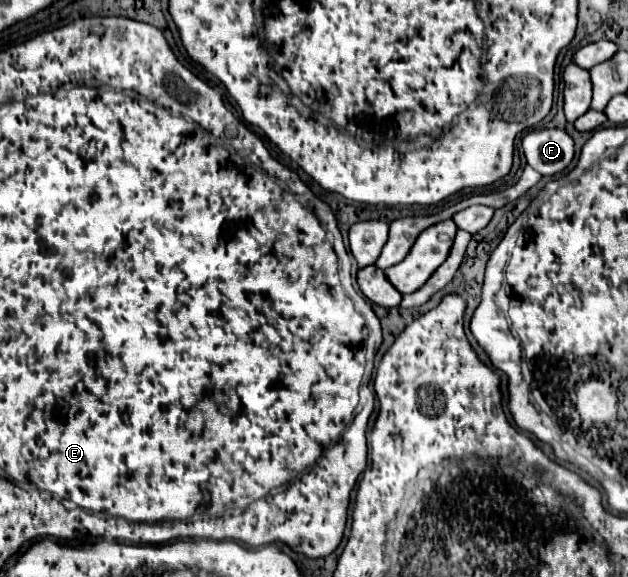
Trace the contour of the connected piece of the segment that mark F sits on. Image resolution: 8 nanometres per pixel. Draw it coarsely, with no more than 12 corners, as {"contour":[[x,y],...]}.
{"contour":[[560,128],[528,132],[522,150],[542,176],[562,172],[574,142]]}

